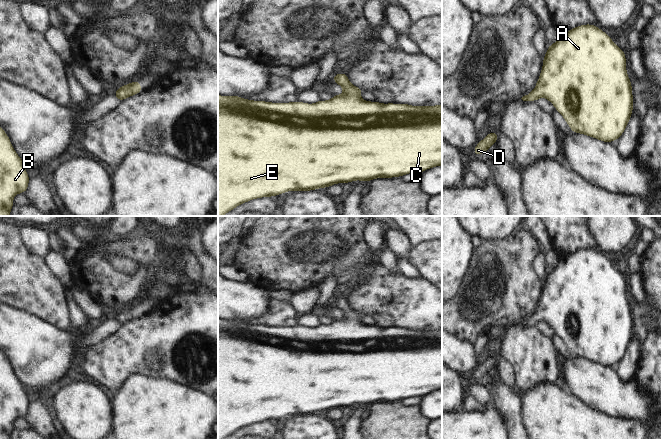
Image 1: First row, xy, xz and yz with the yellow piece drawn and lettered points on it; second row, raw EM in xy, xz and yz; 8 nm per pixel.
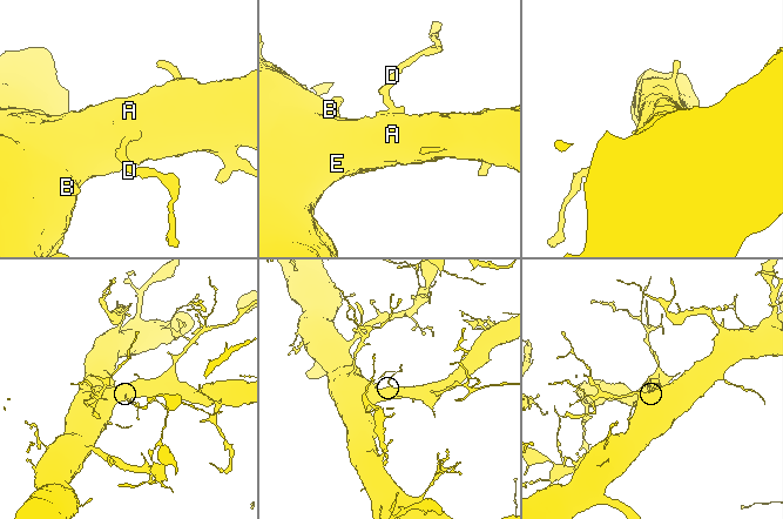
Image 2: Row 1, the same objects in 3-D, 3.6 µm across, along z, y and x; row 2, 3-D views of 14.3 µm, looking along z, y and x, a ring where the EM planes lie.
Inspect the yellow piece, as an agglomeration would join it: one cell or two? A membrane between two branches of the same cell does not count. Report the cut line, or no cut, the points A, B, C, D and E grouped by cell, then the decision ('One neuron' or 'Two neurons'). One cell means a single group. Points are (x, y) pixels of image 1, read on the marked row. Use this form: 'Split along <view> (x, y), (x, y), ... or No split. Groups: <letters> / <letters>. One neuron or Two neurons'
No split. Groups: A B C D E. One neuron.

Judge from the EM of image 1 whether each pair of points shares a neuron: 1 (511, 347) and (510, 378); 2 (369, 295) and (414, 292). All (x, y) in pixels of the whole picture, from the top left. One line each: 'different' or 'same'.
1: different
2: same

